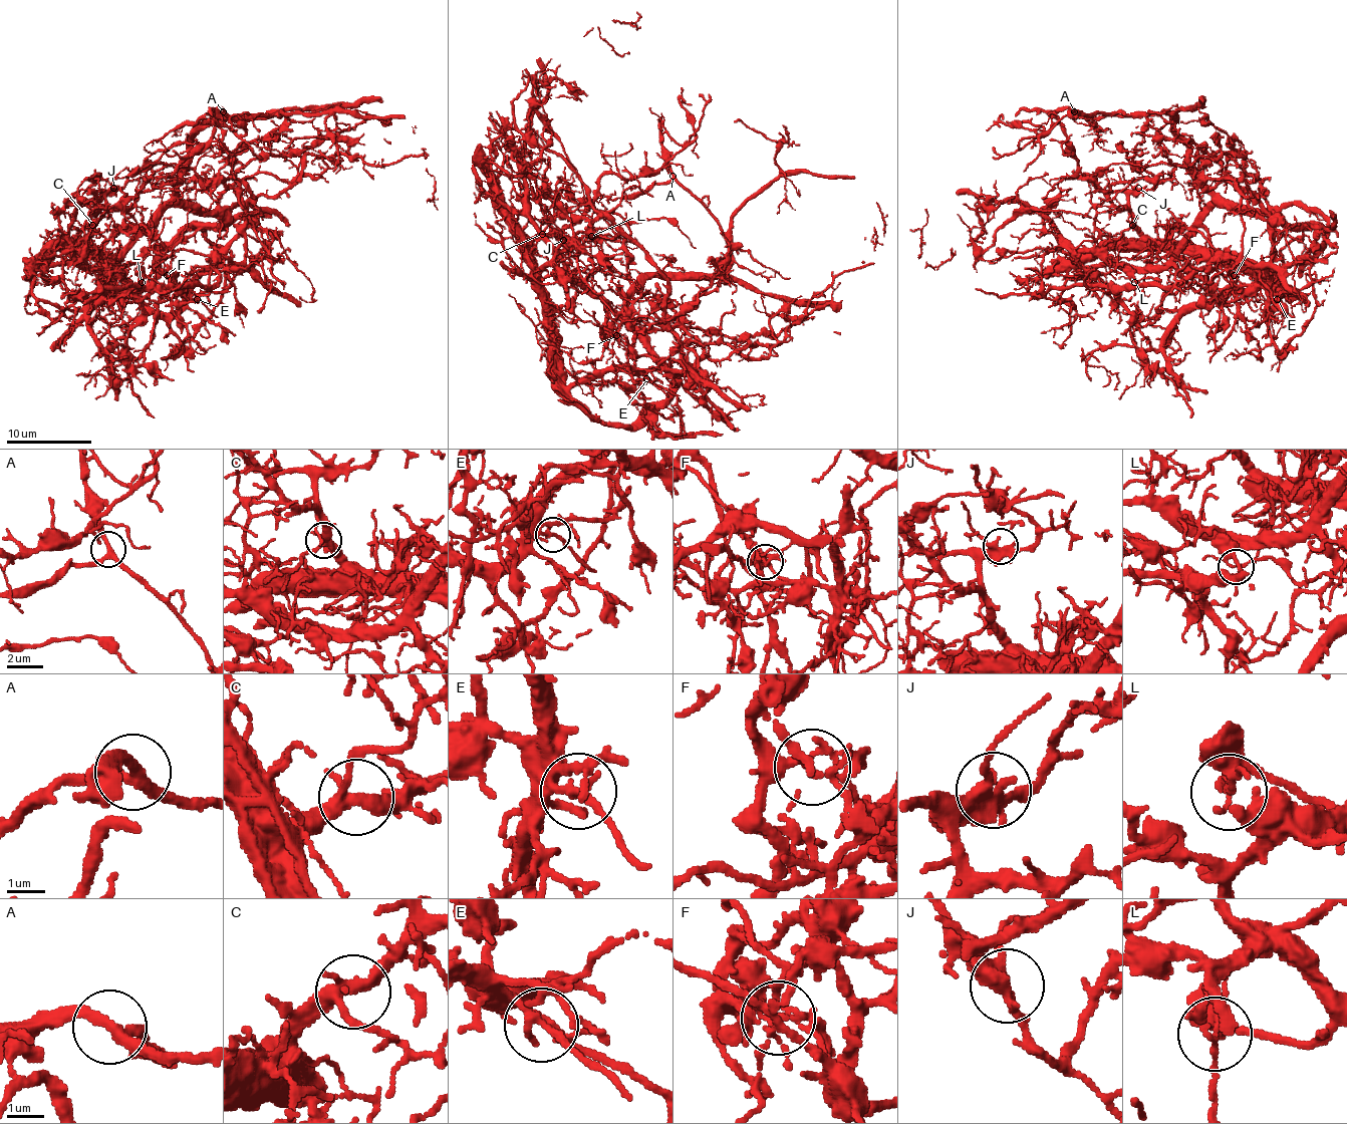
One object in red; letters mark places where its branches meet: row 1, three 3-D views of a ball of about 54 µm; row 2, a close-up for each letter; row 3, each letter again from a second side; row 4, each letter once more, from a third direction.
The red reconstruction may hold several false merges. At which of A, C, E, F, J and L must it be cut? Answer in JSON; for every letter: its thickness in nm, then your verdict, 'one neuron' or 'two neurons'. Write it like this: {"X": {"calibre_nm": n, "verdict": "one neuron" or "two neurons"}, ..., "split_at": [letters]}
{"A": {"calibre_nm": 260, "verdict": "one neuron"}, "C": {"calibre_nm": 320, "verdict": "one neuron"}, "E": {"calibre_nm": 190, "verdict": "one neuron"}, "F": {"calibre_nm": 170, "verdict": "two neurons"}, "J": {"calibre_nm": 380, "verdict": "one neuron"}, "L": {"calibre_nm": 140, "verdict": "two neurons"}, "split_at": ["F", "L"]}

